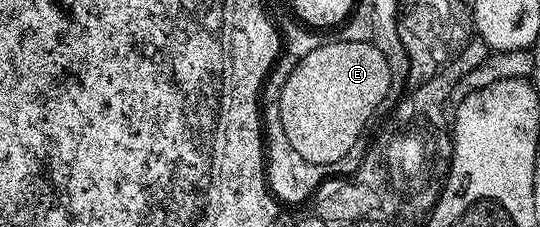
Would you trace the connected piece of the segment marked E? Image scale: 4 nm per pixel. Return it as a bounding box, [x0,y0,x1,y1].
[276,38,396,164]

